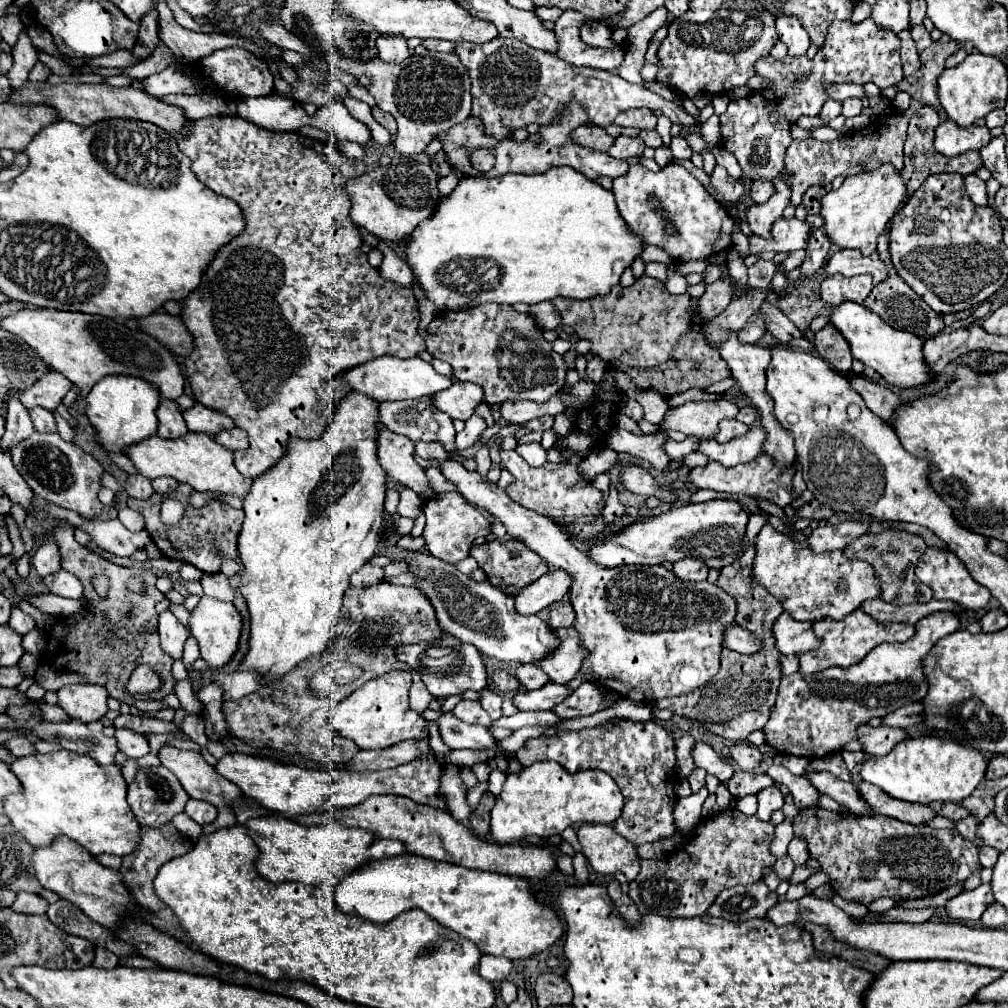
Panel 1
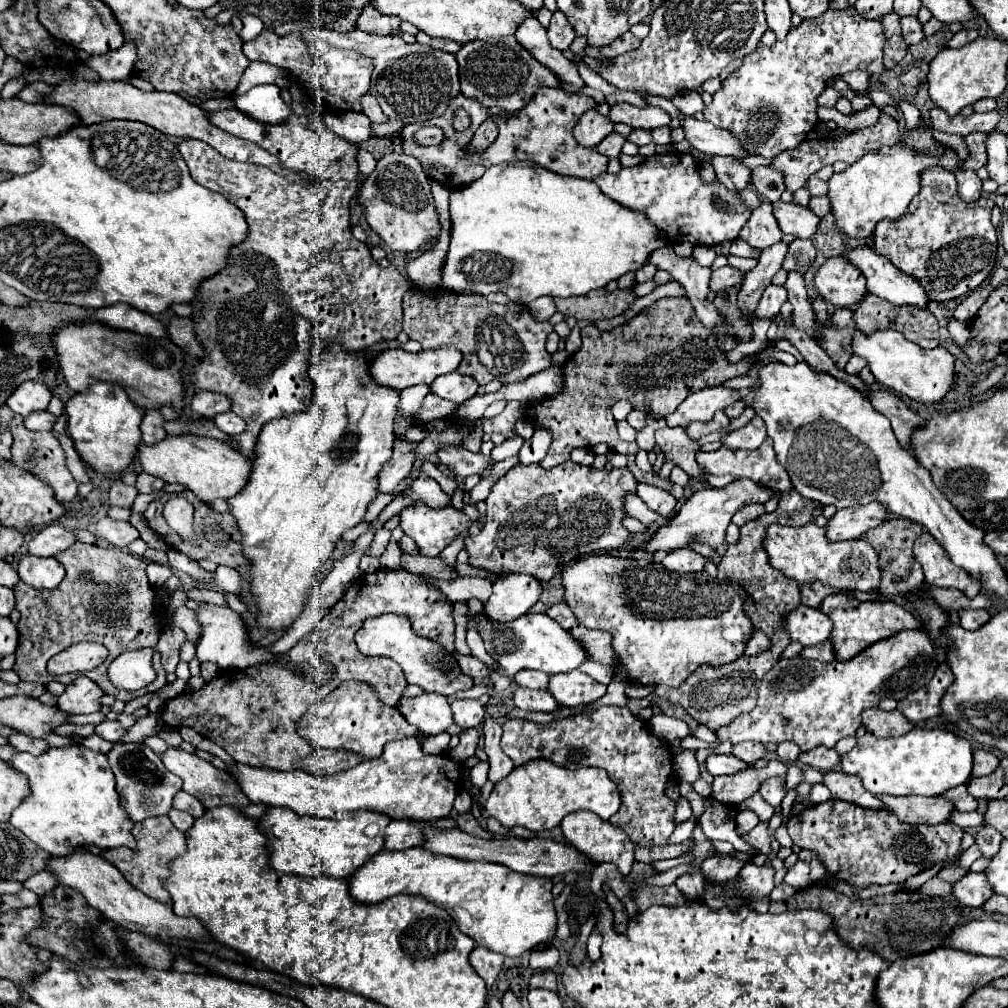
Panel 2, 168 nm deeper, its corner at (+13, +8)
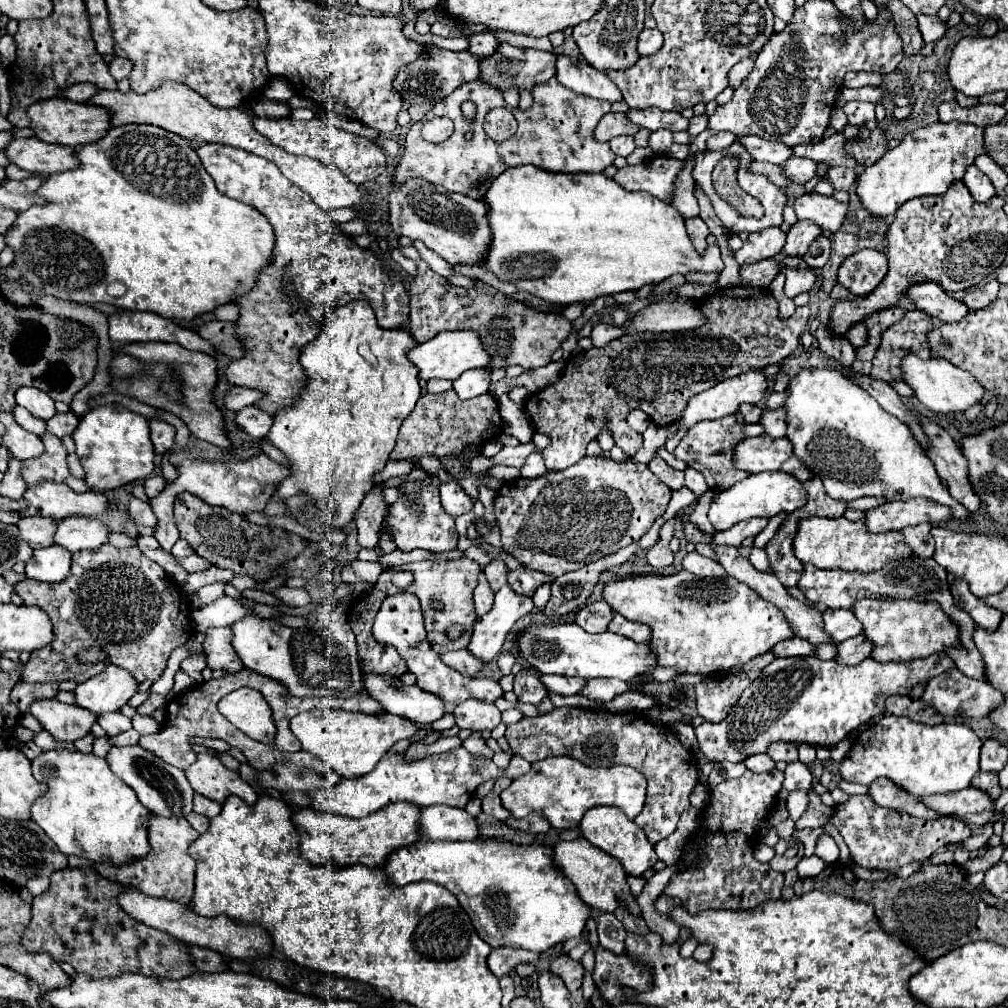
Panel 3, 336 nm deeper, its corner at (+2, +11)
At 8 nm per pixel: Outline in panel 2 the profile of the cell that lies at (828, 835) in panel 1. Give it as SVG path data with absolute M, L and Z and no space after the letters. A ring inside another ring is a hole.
M827 800L823 804L815 804L805 812L793 816L787 824L789 836L801 848L815 850L819 856L825 858L825 868L835 880L845 880L847 884L855 886L869 886L869 884L891 884L891 882L905 882L909 876L915 876L929 868L935 862L949 864L951 858L957 856L963 830L955 824L939 824L939 826L907 826L899 822L895 814L889 810L869 810L861 808L853 802L845 800Z

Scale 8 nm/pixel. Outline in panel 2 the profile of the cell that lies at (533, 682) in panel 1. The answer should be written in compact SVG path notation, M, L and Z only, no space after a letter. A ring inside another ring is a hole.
M523 670L523 672L515 674L515 682L525 688L547 688L549 678L547 678L547 674L537 672L537 670L527 670L527 672Z

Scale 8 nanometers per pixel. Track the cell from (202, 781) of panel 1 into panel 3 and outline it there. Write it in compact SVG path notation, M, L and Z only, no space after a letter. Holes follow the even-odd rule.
M198 753L196 761L186 767L184 773L192 789L212 801L222 803L230 795L238 795L248 805L258 801L258 793L246 781L242 781L236 771L226 769L216 755Z

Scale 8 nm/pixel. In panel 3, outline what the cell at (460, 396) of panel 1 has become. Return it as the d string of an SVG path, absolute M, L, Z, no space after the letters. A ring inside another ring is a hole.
M474 369L474 371L464 371L456 381L454 381L454 391L458 393L460 399L472 399L482 393L488 393L490 387L490 369Z

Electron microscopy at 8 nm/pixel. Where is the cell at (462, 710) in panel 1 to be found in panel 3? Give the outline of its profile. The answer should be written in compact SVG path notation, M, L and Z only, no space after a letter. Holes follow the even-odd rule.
M466 699L466 703L454 707L454 719L456 725L462 729L484 731L494 729L500 723L500 711L496 709L494 703L482 703L480 699Z

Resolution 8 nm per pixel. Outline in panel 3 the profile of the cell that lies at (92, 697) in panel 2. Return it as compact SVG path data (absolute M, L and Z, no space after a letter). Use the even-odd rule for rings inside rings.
M106 665L106 669L88 681L76 685L76 703L96 715L118 711L136 693L138 683L124 669Z

